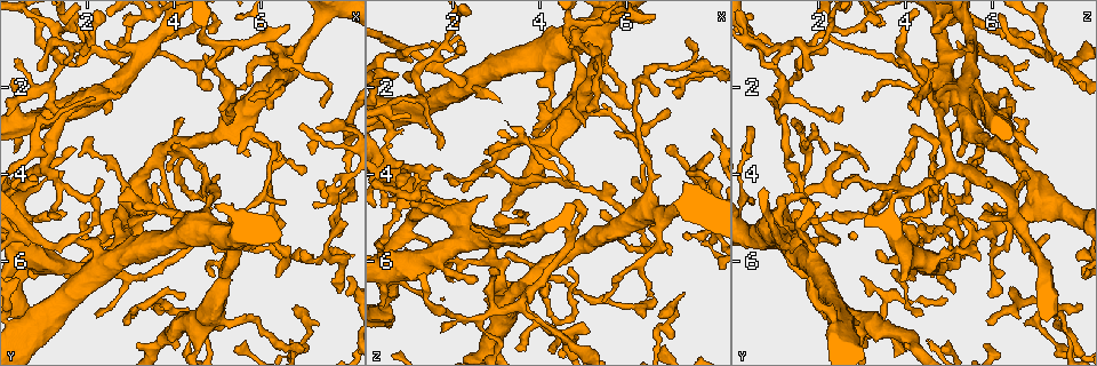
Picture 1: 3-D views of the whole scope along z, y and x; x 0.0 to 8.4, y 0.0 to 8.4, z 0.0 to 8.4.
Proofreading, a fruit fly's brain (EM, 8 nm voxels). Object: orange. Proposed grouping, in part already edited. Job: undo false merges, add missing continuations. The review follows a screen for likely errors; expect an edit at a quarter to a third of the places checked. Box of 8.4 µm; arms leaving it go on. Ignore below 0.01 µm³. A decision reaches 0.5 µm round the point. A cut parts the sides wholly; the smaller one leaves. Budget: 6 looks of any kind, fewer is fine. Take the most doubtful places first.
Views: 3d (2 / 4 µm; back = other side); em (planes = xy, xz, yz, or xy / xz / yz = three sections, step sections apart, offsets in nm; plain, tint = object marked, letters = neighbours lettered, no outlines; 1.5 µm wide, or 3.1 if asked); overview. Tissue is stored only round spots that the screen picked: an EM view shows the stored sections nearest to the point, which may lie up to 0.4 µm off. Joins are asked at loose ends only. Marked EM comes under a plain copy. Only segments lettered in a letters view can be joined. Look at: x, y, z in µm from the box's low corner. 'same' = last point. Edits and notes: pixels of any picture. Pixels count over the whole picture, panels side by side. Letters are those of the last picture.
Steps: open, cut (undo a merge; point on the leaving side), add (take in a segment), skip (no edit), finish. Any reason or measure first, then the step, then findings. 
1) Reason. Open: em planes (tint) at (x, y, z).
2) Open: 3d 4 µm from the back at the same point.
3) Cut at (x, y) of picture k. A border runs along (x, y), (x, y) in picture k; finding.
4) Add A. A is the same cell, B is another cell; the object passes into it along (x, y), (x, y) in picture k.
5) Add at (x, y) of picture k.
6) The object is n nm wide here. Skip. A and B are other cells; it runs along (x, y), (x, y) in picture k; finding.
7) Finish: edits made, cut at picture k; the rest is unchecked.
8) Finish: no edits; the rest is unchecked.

Free end. Open: 3d 4 µm from the back at (6.95, 3.95, 5.85).

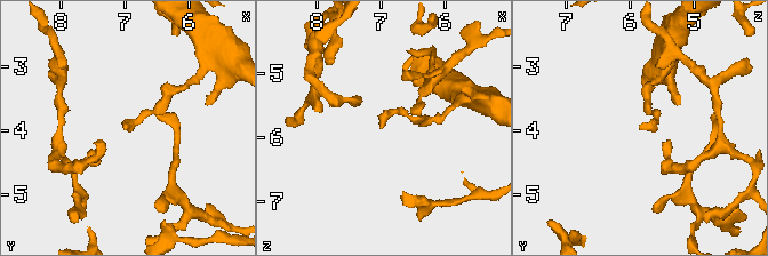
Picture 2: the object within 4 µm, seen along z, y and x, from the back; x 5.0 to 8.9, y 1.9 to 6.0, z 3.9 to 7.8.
Shape alone is not enough. Open: em xz step 8 (letters) at (7.00, 3.95, 5.90).

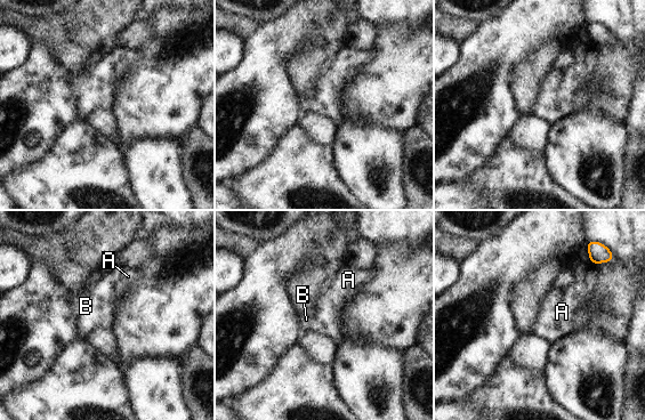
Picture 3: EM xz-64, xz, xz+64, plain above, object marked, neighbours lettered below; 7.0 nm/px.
Open: em yz step 8 (letters) at the same point.

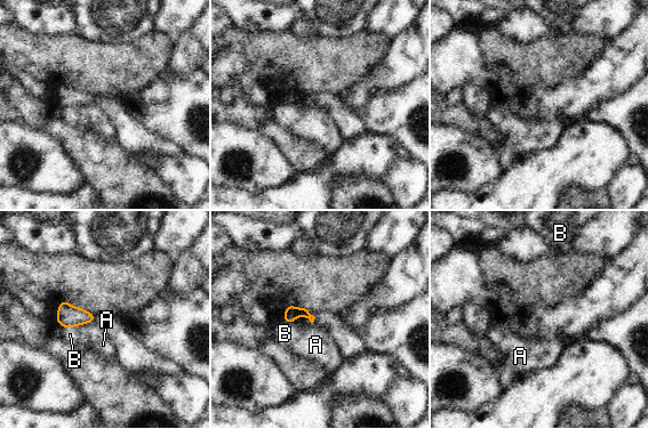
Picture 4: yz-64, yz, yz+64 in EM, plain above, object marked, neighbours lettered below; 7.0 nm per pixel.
Skip. A and B are other cells; a border runs along (95, 316), (90, 322), (61, 328) in picture 4; none of them fits.

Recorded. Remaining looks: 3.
Tapers out. Open: em planes (tint) at (3.50, 4.20, 4.90).

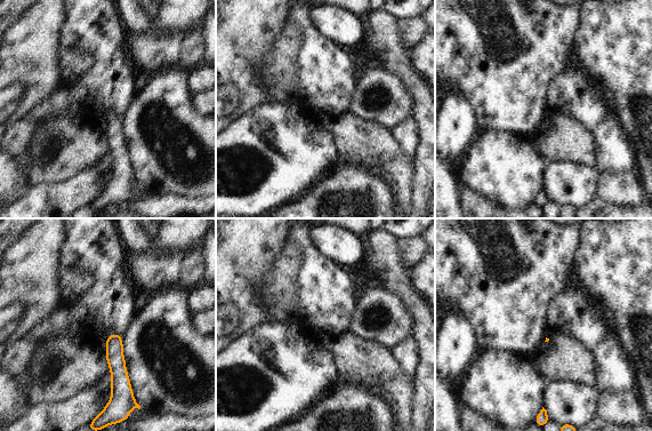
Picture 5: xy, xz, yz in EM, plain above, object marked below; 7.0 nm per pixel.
Open: em planes (letters) at the same point.

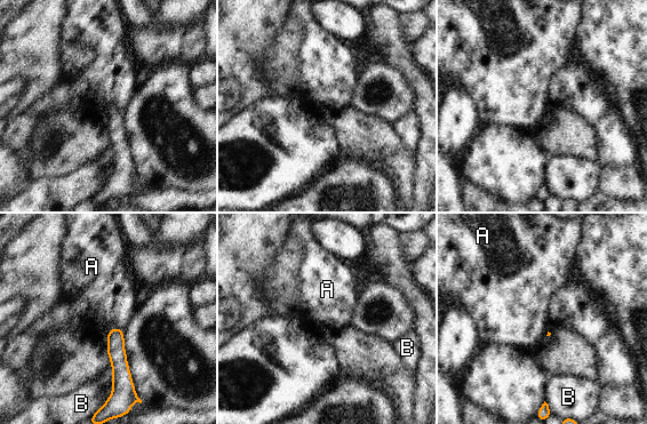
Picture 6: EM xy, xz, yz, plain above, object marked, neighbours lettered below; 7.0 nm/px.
Skip. A and B are other cells; none of them fits.

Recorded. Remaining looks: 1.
Finish: no edits; the rest is unchecked.

